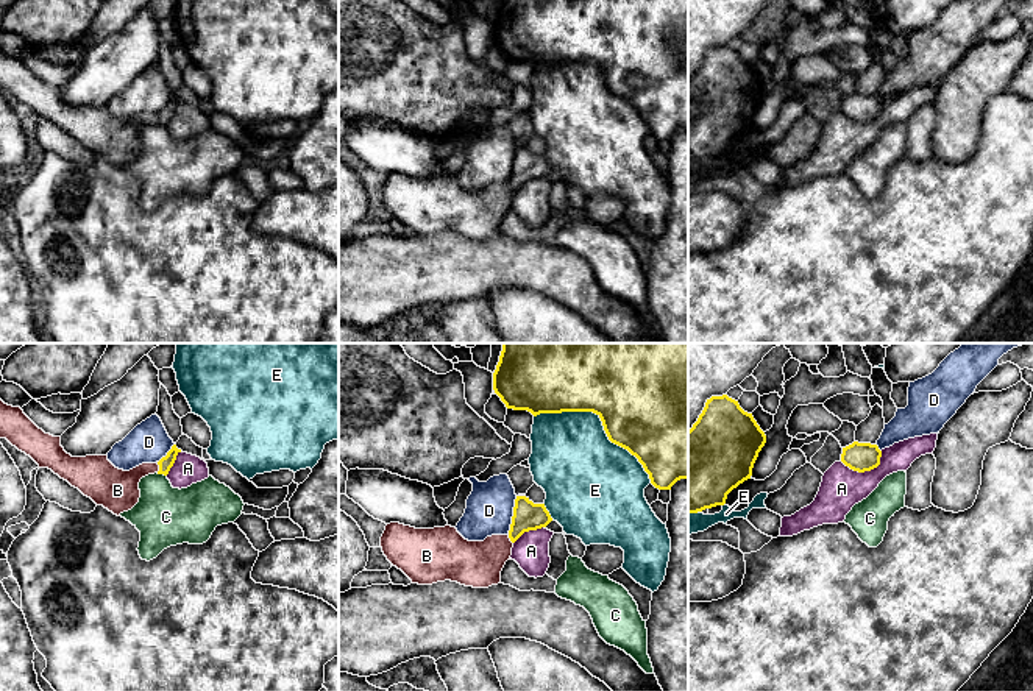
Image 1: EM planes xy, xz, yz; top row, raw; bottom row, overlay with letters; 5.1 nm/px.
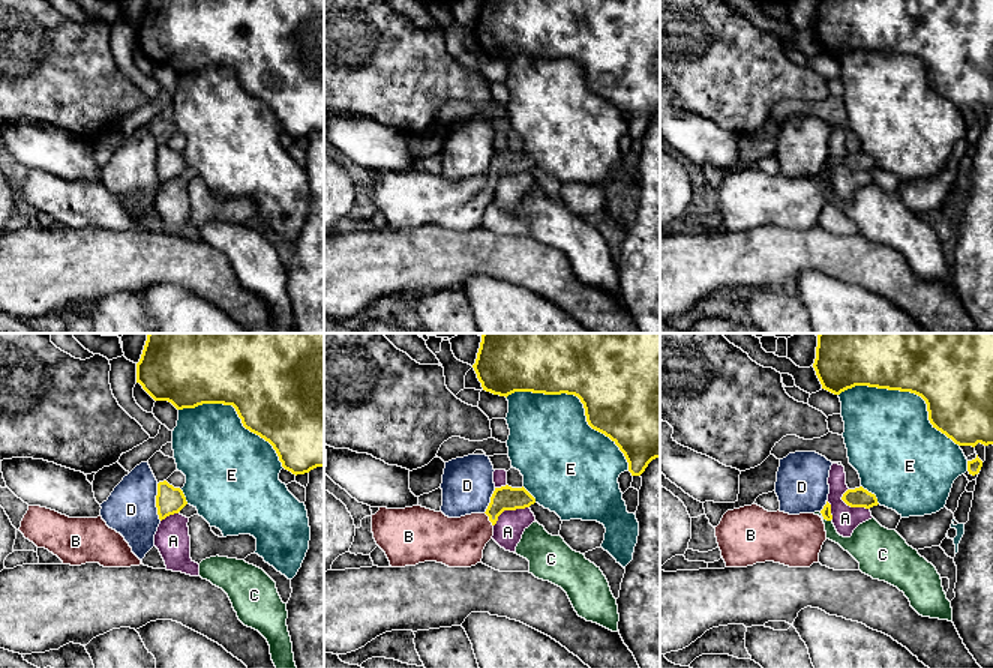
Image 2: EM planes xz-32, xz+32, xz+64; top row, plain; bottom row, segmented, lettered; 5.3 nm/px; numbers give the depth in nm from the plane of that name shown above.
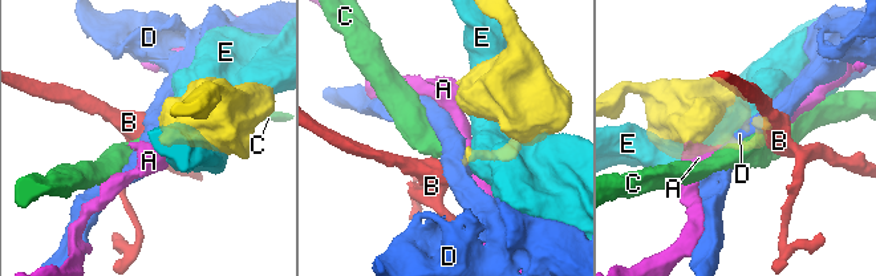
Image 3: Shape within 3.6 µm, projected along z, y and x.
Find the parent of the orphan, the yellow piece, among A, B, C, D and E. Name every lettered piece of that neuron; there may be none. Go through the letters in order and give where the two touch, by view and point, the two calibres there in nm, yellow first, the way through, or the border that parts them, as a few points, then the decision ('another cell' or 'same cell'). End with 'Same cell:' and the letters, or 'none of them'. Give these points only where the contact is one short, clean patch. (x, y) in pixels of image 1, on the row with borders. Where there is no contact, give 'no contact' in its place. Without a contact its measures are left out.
A: yz (865, 470) | 150/220 nm | along yz (882, 451), (880, 462), (863, 471), (854, 471), (840, 460) | another cell
B: xy (159, 467) | 70/220 nm | across xy (166, 464), (159, 467), (139, 471), (117, 490) | same cell
C: xy (161, 473) | 70/300 nm | along xy (156, 473), (166, 476) | another cell
D: xz (514, 515) | 140/240 nm | along xz (517, 496), (507, 534) | another cell
E: xz (601, 420) | 500/420 nm | another cell
Same cell: B

